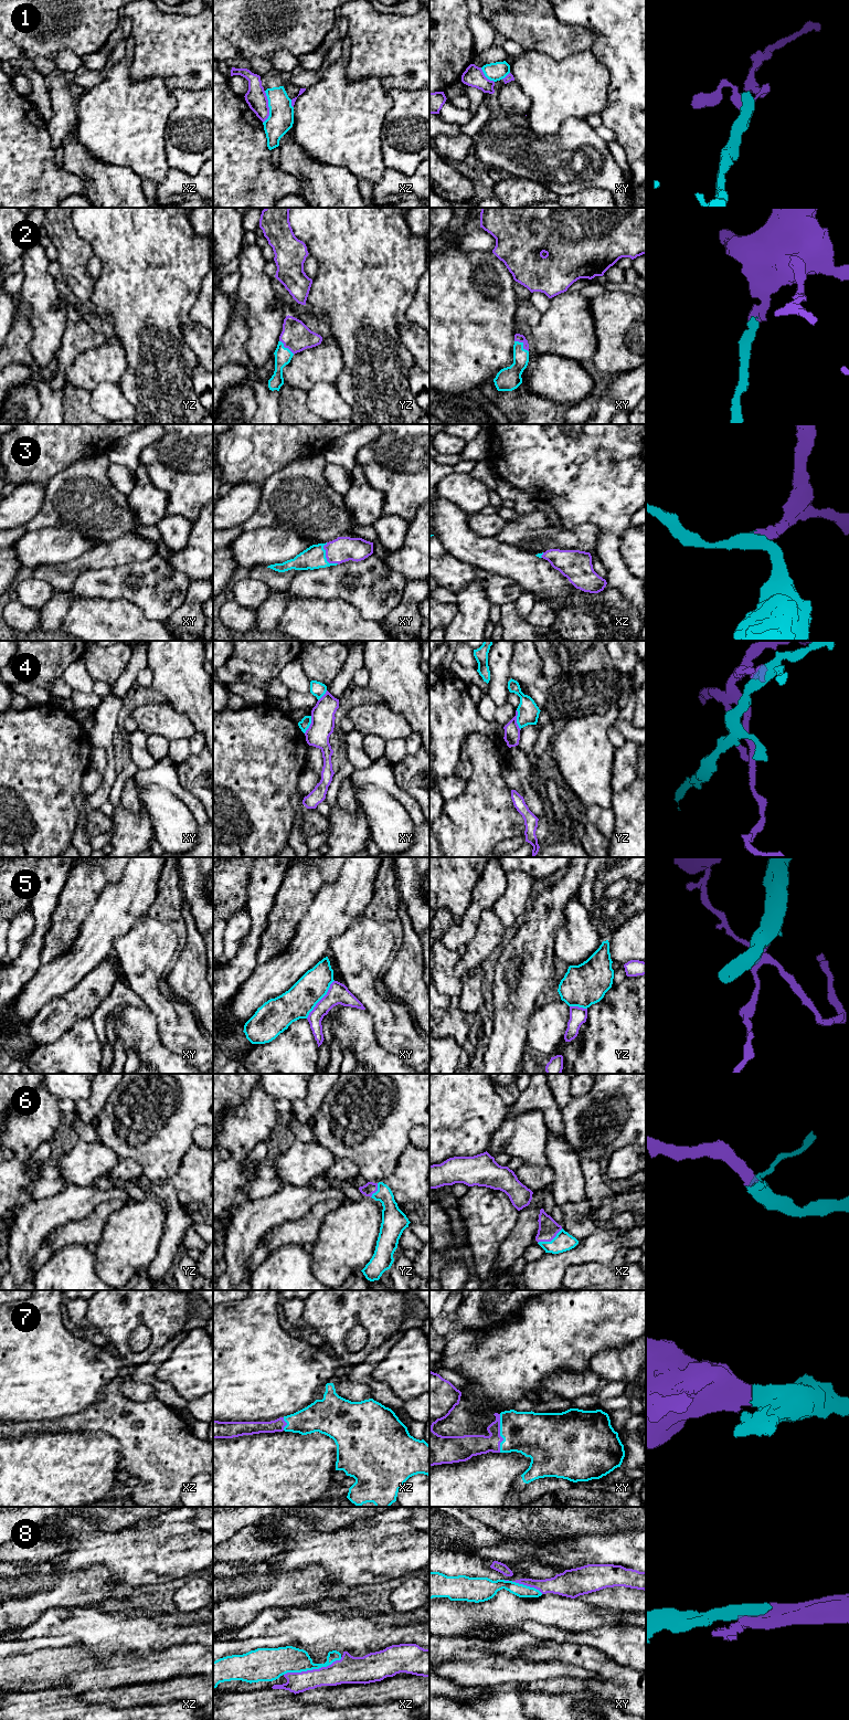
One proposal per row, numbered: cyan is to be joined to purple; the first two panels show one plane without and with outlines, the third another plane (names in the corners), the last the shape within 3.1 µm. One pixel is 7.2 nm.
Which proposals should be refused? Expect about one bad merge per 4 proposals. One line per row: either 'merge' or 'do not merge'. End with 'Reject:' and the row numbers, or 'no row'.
1: do not merge
2: merge
3: merge
4: do not merge
5: do not merge
6: merge
7: merge
8: merge
Reject: 1, 4, 5

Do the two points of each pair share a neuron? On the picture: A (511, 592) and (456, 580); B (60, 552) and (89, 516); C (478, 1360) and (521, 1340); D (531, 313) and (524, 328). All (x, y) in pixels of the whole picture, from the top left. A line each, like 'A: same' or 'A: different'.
A: same
B: different
C: same
D: same

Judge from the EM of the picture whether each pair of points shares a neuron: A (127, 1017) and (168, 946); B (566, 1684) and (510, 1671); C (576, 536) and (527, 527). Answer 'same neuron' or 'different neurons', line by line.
A: different neurons
B: different neurons
C: same neuron

